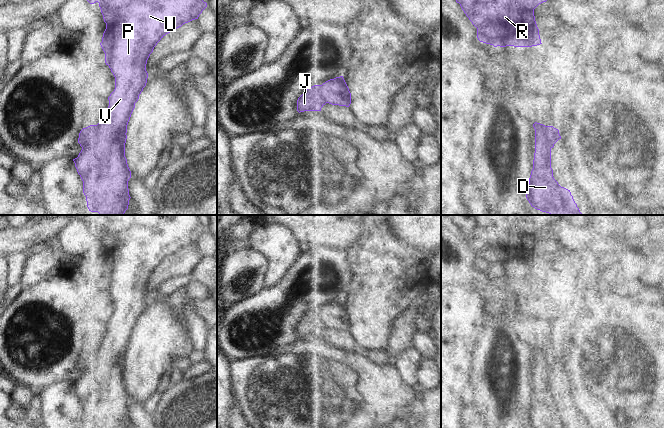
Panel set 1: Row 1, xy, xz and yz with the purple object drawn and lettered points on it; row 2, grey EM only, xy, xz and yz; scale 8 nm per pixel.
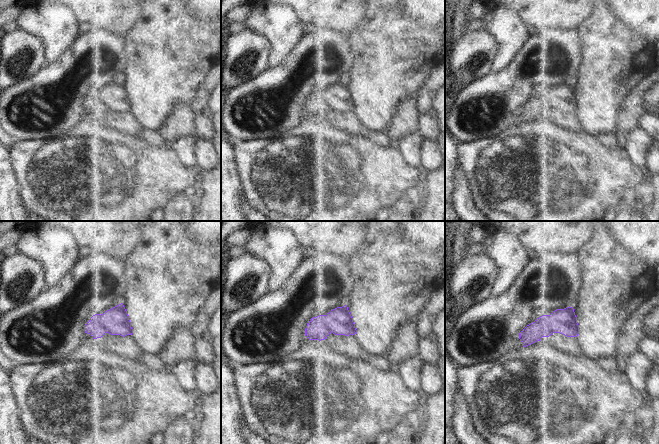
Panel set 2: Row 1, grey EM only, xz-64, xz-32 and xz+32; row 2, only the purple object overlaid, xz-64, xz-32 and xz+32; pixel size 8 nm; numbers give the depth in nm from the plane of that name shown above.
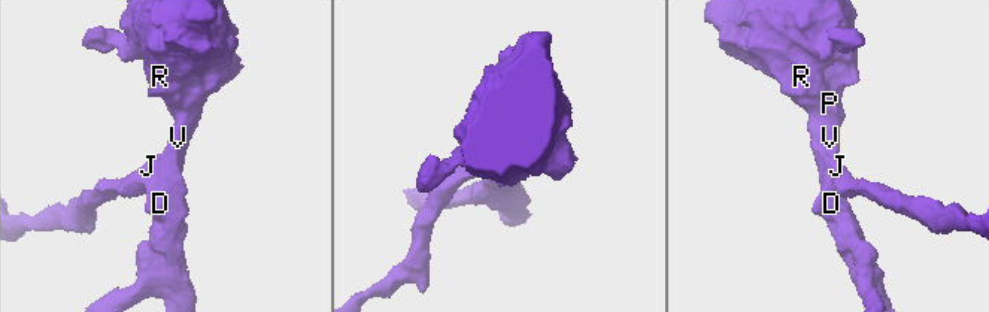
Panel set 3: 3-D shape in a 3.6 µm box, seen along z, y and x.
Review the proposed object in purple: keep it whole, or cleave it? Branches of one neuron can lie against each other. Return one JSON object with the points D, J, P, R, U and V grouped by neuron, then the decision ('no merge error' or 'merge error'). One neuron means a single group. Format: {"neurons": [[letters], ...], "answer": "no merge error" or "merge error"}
{"neurons": [["D", "P", "R", "U", "V"], ["J"]], "answer": "merge error"}

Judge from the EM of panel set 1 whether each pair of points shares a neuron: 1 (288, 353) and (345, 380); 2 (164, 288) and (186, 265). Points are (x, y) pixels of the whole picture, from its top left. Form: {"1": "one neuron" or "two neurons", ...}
{"1": "one neuron", "2": "two neurons"}

